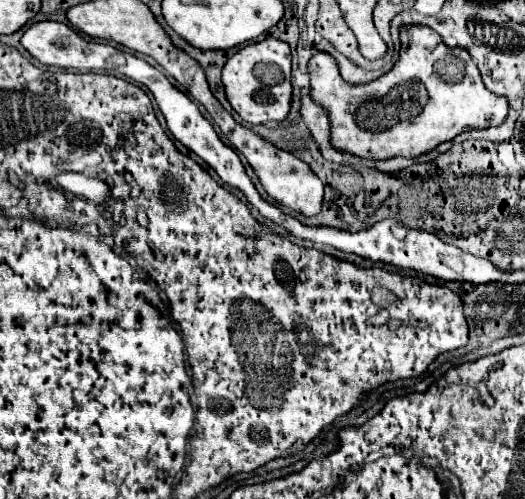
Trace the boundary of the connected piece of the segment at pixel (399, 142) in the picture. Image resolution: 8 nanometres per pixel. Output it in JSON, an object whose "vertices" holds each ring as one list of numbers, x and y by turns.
{"vertices":[[422,25,404,27,404,29,400,31,400,39,402,39,402,49,400,49,400,57,398,57,396,65,394,65,388,73,384,73,382,77,378,77,376,81,366,83,366,85,348,85,348,83,344,83,344,81,340,79,340,75,338,75,338,65,336,65,334,57,330,57,330,55,326,55,326,53,322,53,322,51,316,53,316,55,310,59,310,63,308,63,308,67,312,67,312,69,310,69,310,97,312,97,312,101,314,101,316,105,320,105,322,109,326,109,326,113,328,113,328,119,330,119,330,143,332,143,332,147,334,147,336,151,350,153,350,155,364,157,364,159,418,157,418,155,422,155,422,153,432,151,432,149,438,147,440,143,454,139,456,135,460,135,460,133,464,133,464,131,494,127,494,125,500,125,500,123,506,119,506,115,508,115,508,101,506,101,504,97,500,97,500,95,488,91,488,89,484,87,478,67,472,65,472,59,470,59,470,55,468,55,464,49,450,49,450,47,440,39,440,35,436,35,436,31,432,31,430,27,422,27]]}

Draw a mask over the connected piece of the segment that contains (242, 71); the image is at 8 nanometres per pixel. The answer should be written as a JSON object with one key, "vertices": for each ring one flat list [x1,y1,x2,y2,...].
{"vertices":[[266,37,250,43,228,57,222,69,222,85,232,109,248,123,284,121,290,111,292,73,290,73,290,47,280,39]]}

